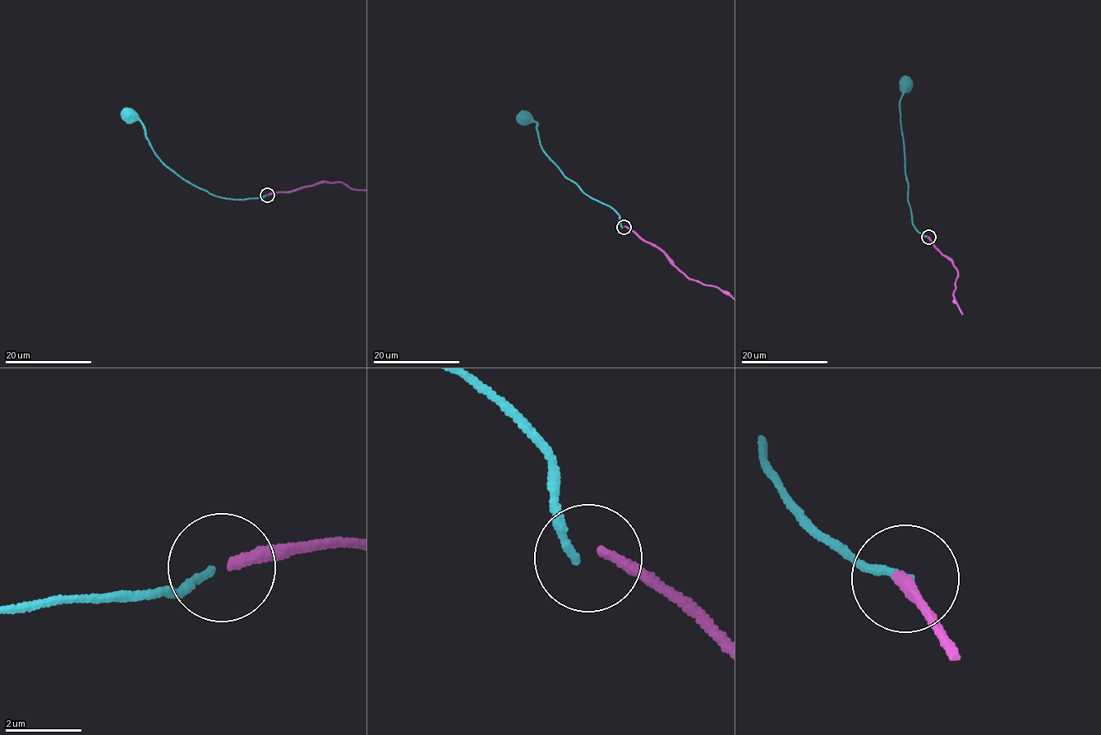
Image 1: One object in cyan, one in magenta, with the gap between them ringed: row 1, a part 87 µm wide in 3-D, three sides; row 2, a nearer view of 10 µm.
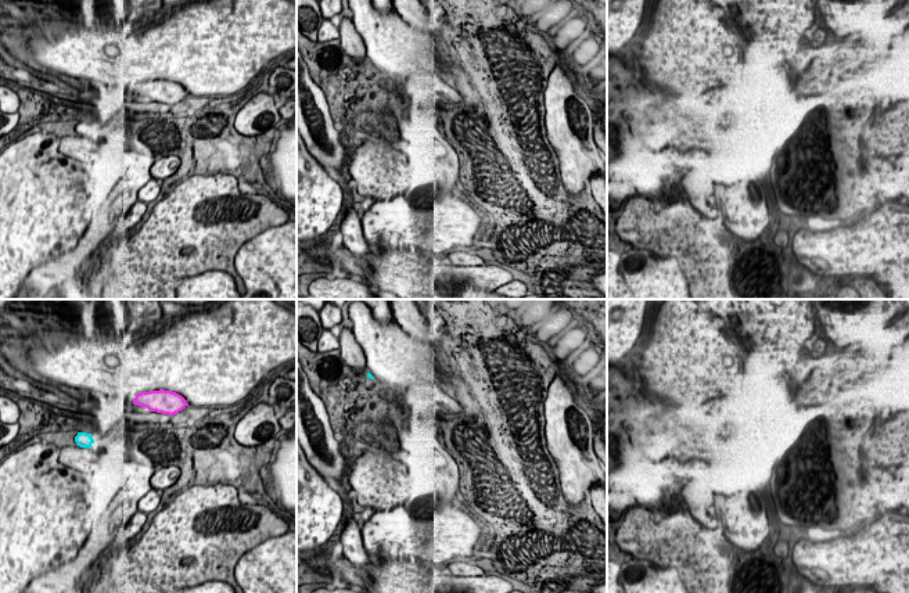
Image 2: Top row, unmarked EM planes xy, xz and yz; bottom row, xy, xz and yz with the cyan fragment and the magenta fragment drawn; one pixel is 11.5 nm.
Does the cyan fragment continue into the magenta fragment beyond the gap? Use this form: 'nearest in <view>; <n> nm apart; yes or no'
nearest in xy; 600 nm apart; no

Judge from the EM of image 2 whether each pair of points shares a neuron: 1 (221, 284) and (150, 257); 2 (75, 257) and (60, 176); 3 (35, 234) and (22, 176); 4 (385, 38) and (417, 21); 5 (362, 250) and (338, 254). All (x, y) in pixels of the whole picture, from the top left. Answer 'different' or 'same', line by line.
1: different
2: different
3: same
4: different
5: different

